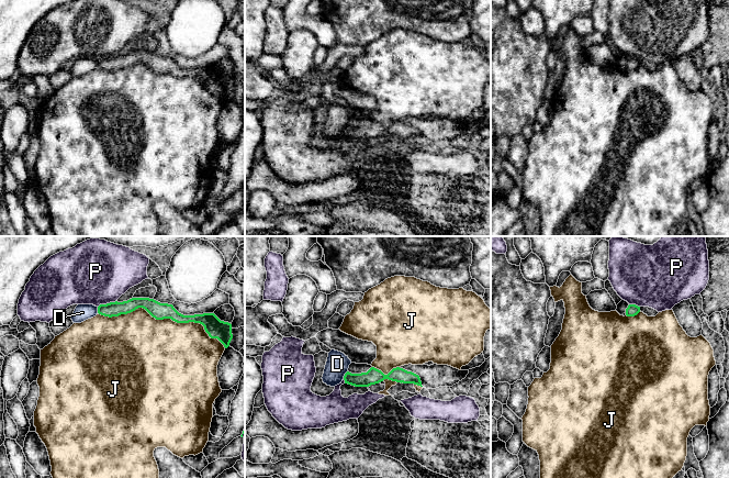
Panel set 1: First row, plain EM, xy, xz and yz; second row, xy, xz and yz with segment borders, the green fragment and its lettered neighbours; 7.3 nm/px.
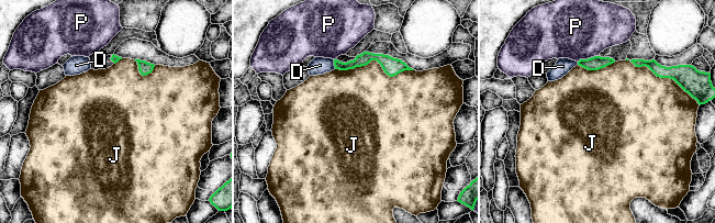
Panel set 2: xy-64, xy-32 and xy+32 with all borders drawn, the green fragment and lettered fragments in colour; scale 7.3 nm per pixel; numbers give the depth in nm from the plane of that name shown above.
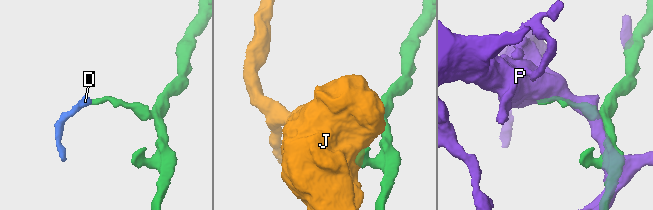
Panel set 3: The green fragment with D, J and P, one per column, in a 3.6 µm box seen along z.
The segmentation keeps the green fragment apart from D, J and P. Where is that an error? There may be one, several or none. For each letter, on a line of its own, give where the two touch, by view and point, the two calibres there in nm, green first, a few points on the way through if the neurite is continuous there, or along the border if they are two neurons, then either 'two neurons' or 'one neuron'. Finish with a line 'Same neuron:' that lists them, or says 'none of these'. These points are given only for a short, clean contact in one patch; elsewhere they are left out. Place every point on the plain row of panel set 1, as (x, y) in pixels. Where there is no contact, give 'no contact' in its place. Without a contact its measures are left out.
D: meets green in xz at (345, 129); 120 nm thick on the green side, 170 nm on the other; border along xz (347, 124), (343, 132); two neurons
J: meets green in xy at (164, 71); 120 nm thick on the green side, 480 nm on the other; two neurons
P: meets green in xy at (107, 57); 110 nm thick on the green side, 440 nm on the other; two neurons
Same neuron: none of these

